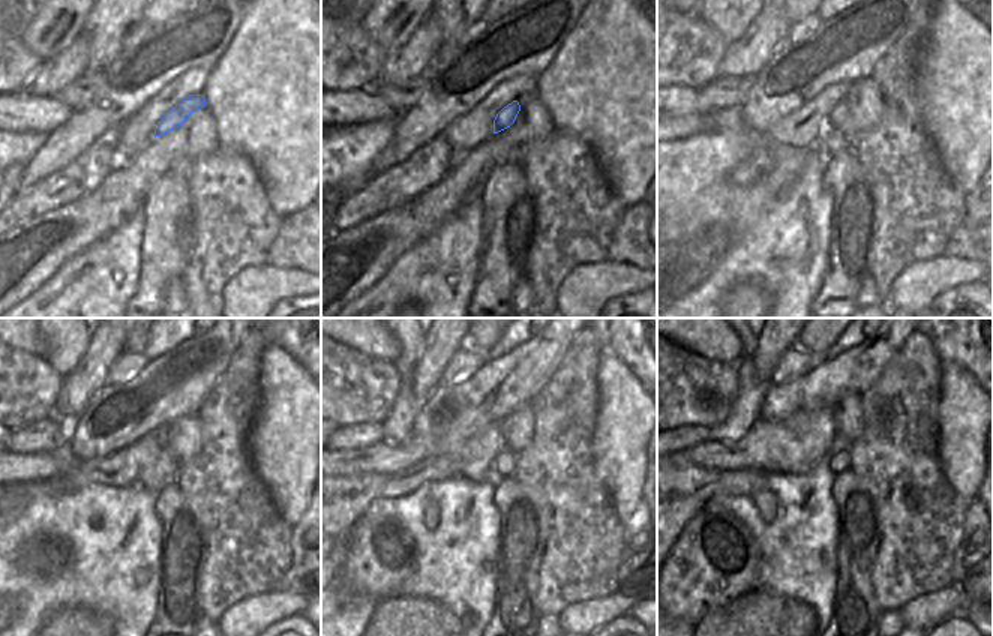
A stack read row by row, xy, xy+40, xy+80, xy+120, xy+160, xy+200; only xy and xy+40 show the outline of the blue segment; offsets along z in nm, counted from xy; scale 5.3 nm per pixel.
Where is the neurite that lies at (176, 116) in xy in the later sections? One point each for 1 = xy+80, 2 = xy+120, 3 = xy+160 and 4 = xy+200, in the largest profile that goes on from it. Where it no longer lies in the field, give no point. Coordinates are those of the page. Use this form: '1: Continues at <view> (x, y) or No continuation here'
1: Continues at xy+80 (834, 141)
2: Continues at xy+120 (167, 464)
3: Continues at xy+160 (504, 461)
4: Continues at xy+200 (839, 461)

